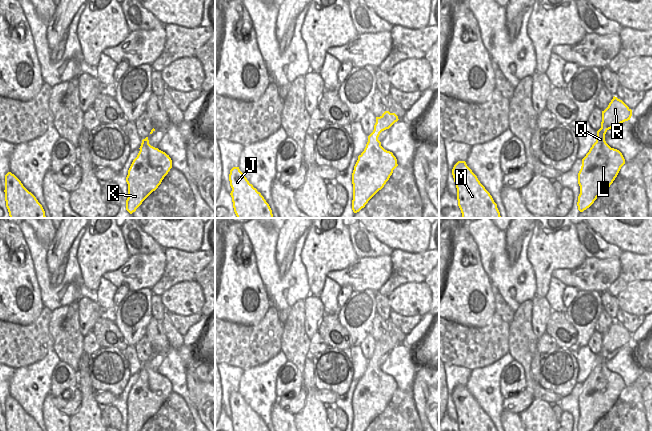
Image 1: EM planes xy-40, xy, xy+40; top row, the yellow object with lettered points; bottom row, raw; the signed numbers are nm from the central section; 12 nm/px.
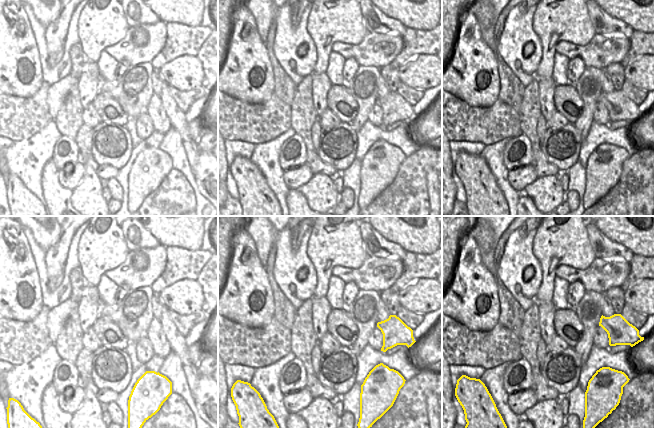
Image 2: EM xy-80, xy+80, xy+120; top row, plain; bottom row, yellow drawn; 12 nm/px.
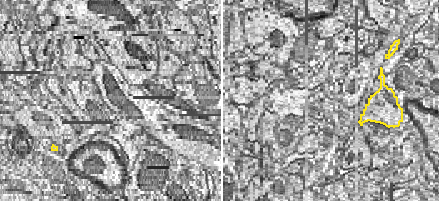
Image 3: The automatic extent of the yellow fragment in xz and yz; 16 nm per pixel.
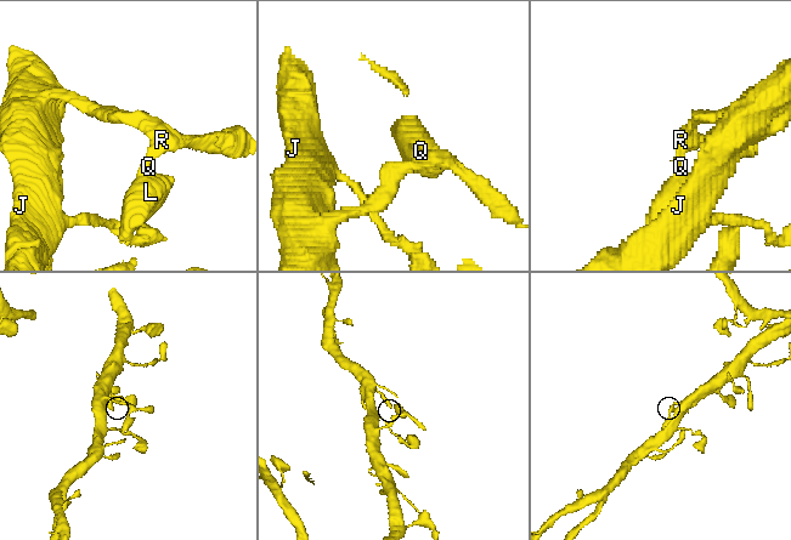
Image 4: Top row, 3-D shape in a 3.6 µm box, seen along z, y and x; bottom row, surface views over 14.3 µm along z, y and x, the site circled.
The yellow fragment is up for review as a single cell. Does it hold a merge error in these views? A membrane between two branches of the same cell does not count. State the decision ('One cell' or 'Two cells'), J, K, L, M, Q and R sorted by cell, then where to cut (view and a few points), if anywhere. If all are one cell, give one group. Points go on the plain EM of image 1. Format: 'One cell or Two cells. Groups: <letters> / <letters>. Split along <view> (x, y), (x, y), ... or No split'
One cell. Groups: J K L M Q R. No split

